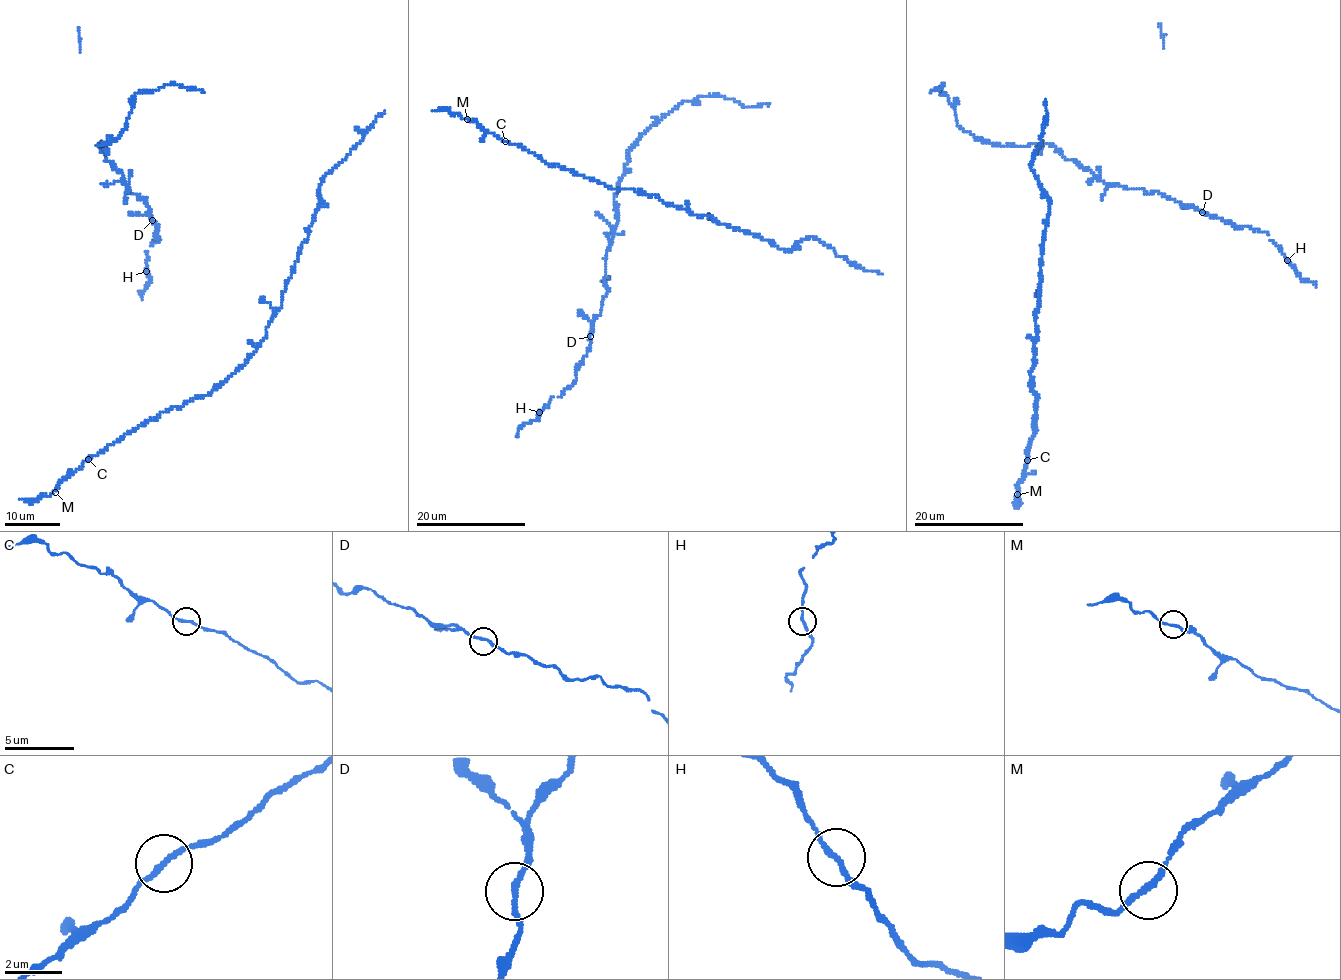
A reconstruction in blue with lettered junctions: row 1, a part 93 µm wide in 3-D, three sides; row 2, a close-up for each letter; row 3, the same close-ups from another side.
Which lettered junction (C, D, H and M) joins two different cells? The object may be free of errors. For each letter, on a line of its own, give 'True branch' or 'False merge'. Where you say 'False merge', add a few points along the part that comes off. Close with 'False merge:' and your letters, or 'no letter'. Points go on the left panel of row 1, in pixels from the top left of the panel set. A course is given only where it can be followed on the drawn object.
C: True branch
D: True branch
H: False merge. Course of the part to remove: (146, 272), (150, 280), (140, 295), (142, 299)
M: True branch
False merge: H

